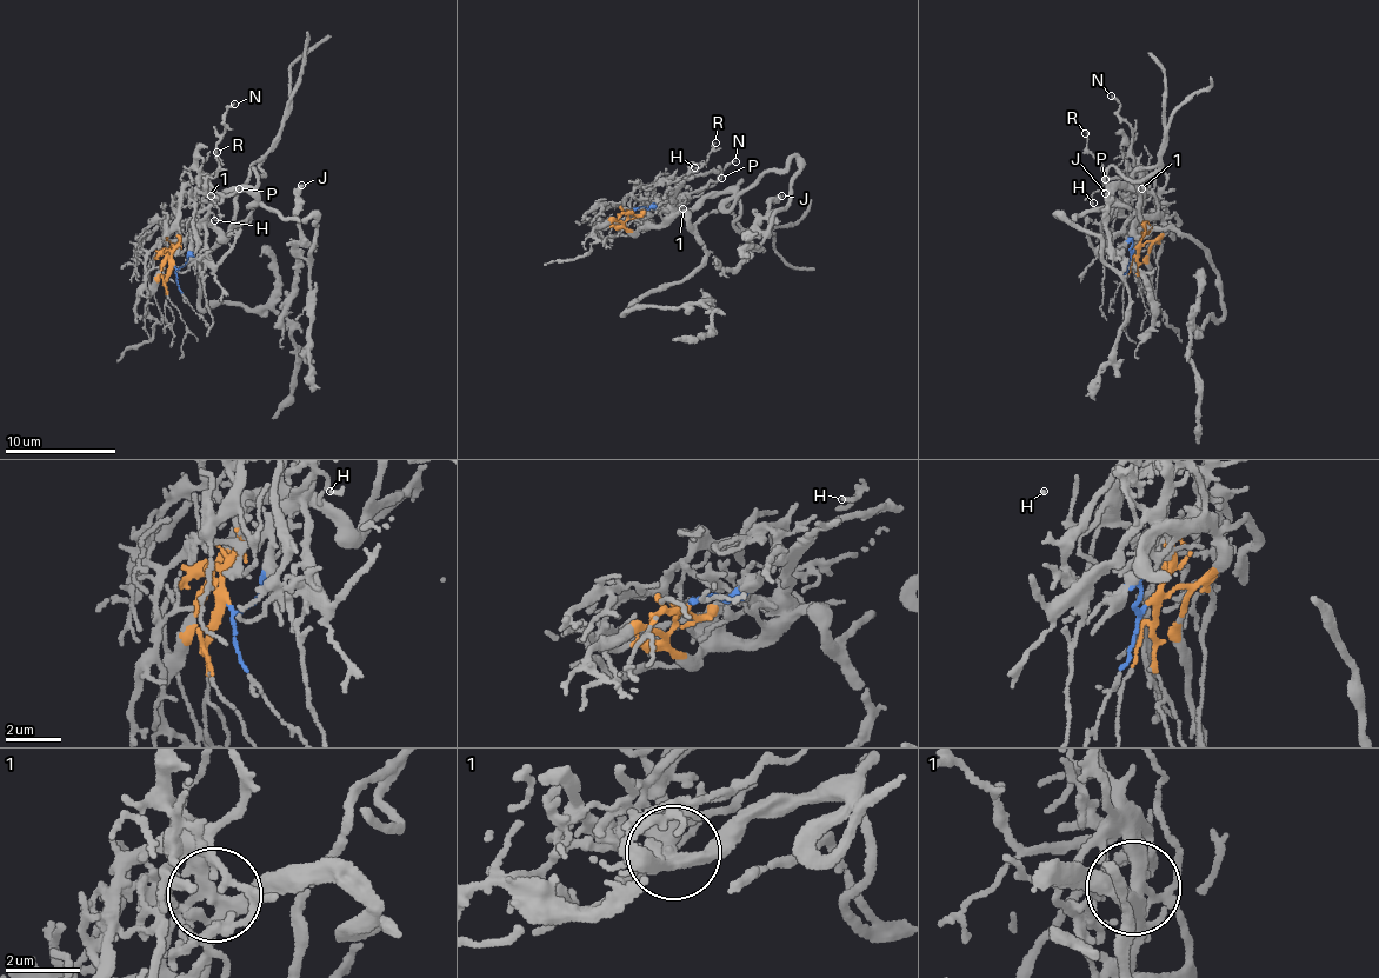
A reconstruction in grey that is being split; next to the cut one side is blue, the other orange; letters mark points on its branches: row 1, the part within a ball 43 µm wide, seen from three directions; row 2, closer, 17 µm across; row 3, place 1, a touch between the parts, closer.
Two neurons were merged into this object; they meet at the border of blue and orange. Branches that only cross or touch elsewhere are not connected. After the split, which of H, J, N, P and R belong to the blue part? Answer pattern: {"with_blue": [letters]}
{"with_blue": ["H", "J", "N", "P", "R"]}

